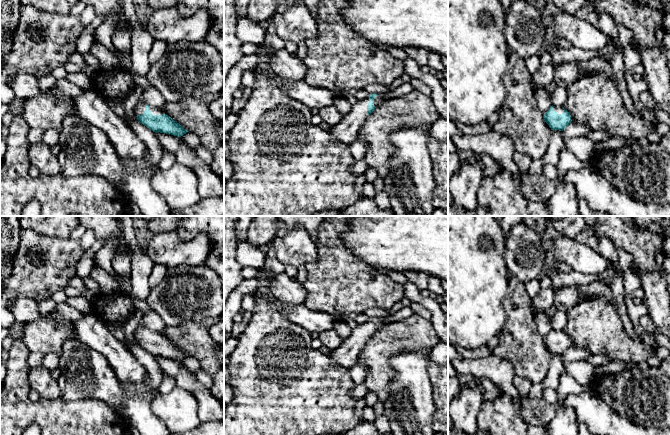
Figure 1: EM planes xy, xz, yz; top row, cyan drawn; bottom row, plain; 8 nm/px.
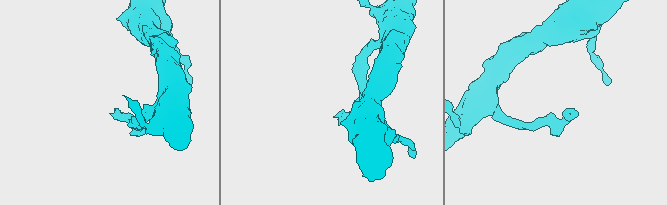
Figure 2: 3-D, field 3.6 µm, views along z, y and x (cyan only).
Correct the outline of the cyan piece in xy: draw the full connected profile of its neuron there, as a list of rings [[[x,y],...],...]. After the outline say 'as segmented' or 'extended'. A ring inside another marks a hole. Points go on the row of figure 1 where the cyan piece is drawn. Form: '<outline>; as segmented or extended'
[[[137,104],[133,108],[133,114],[137,120],[155,133],[166,133],[177,137],[186,134],[187,131],[179,123],[175,122],[162,109],[150,107],[146,104]]]; extended

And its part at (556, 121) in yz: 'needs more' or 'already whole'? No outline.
needs more

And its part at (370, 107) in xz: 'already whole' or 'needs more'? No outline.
needs more

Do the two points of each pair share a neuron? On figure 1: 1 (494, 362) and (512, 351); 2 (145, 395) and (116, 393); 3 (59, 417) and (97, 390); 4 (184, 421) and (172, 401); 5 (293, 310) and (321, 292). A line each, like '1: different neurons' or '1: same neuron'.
1: different neurons
2: different neurons
3: different neurons
4: same neuron
5: different neurons

